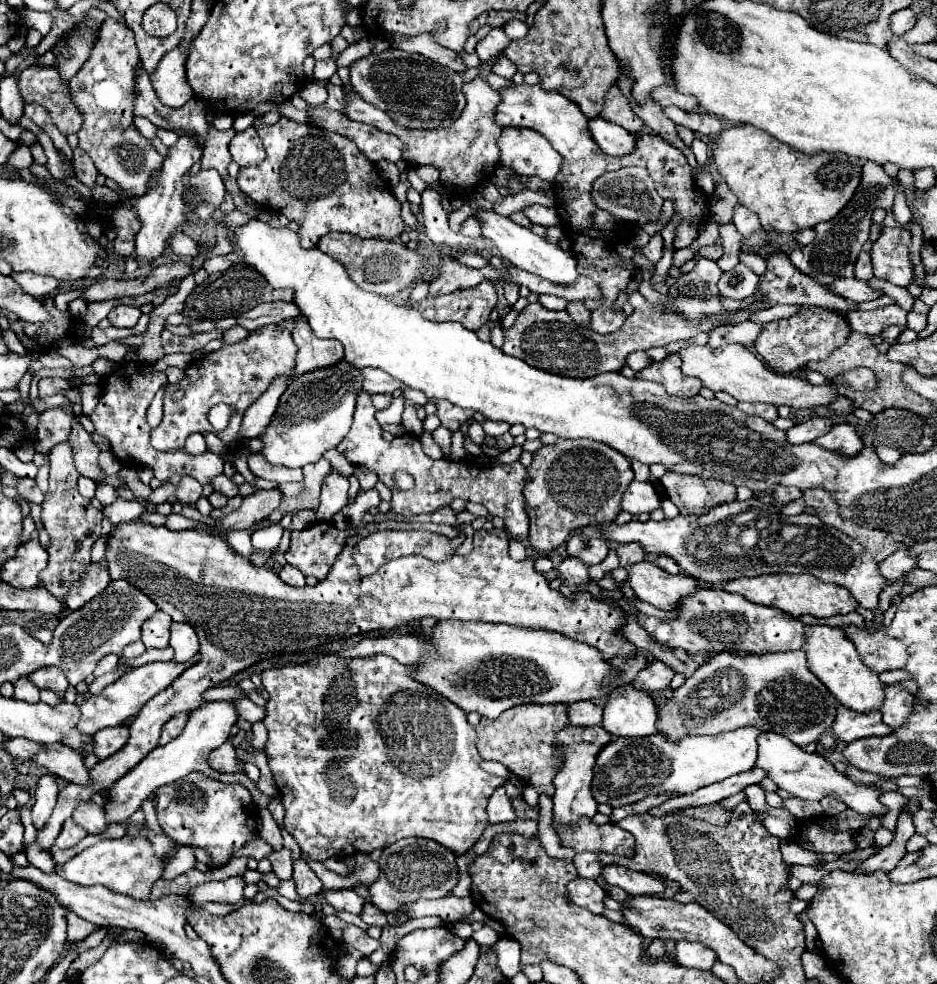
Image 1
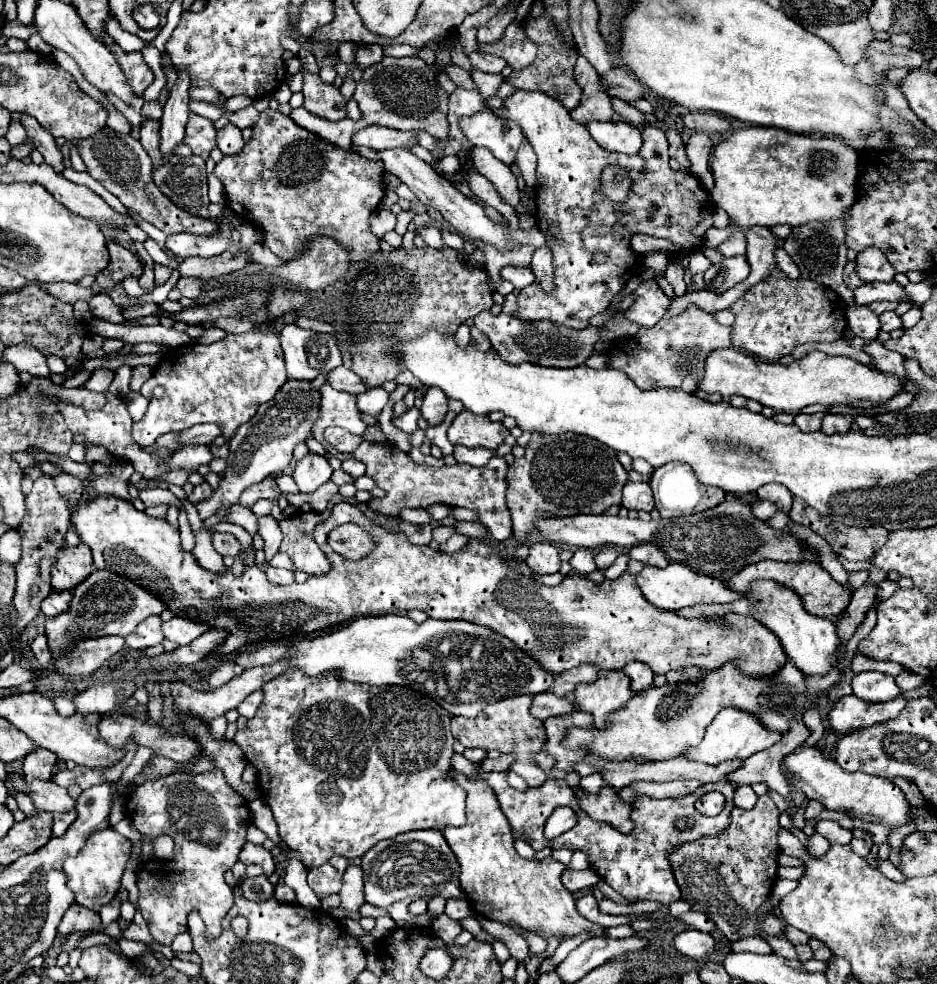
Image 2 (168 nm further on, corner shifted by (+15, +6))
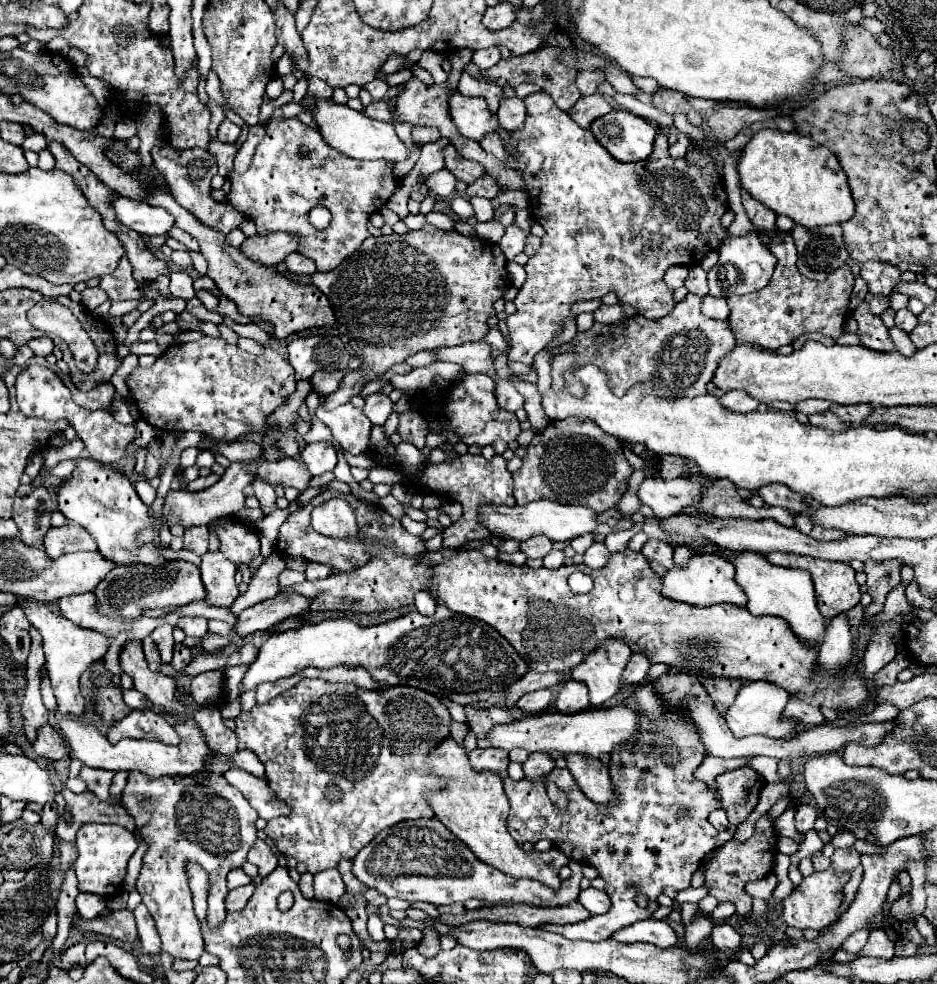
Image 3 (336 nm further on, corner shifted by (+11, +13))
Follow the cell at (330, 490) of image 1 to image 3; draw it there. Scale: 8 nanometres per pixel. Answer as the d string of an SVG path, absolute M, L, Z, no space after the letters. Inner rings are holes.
M316 442L316 444L306 444L304 450L300 452L300 458L304 460L308 472L312 476L320 476L324 472L330 472L336 466L336 450L330 442Z

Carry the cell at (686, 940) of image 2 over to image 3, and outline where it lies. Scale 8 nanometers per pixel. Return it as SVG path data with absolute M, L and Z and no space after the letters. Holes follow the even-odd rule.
M716 924L712 930L712 944L728 954L734 954L740 950L740 934L730 924Z

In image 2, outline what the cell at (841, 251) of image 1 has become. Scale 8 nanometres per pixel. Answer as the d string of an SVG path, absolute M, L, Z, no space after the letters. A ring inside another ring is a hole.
M844 219L838 221L826 221L826 223L808 223L802 227L792 229L792 235L784 241L786 253L792 257L792 261L798 265L800 275L804 279L812 279L818 283L824 283L826 287L834 289L848 305L854 303L852 291L842 281L842 269L846 265L846 245L844 245Z

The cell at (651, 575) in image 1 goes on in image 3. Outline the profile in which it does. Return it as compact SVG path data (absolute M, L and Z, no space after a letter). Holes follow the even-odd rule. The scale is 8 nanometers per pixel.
M694 554L686 566L674 566L666 570L666 574L662 576L660 592L666 598L672 598L676 602L686 602L696 606L712 606L720 602L746 606L744 590L736 584L736 578L734 578L734 566L716 554Z

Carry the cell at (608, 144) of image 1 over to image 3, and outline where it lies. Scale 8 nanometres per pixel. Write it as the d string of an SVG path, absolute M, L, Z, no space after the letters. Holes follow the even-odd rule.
M612 110L590 126L596 140L620 162L638 162L650 156L656 128L624 110Z

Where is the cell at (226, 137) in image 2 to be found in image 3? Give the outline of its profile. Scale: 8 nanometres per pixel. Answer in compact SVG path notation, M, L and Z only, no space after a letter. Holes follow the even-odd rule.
M228 118L220 124L218 128L218 140L220 142L228 142L228 144L234 144L240 136L240 128L236 124L232 124Z

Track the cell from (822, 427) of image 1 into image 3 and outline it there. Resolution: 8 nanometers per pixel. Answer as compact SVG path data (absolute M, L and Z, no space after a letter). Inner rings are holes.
M830 410L824 412L824 414L810 414L808 420L810 420L812 426L826 426L826 428L832 428L832 430L836 430L836 428L850 428L850 424L844 424L842 420L838 420Z

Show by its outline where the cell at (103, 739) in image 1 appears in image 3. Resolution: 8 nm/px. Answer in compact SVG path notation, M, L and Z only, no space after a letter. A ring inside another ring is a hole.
M132 710L120 722L108 730L108 740L118 742L120 738L144 738L158 740L168 746L178 746L180 738L166 718L154 710Z

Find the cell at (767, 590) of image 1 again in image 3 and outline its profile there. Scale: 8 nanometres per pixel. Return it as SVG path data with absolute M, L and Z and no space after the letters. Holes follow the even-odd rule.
M772 552L766 556L766 560L774 566L786 566L786 568L802 568L812 574L812 582L816 588L816 600L818 600L818 610L826 618L834 618L840 612L846 612L854 608L860 602L860 586L856 582L856 572L852 570L850 564L844 562L830 562L830 560L820 560L812 556L798 556L798 554L782 554L782 552Z

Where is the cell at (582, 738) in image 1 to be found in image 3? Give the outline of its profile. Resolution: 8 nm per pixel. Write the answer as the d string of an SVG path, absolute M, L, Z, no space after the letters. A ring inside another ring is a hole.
M576 680L564 682L564 686L558 692L556 704L554 704L554 708L560 714L576 714L576 712L586 710L588 706L590 706L588 688L584 688L584 684L578 684Z

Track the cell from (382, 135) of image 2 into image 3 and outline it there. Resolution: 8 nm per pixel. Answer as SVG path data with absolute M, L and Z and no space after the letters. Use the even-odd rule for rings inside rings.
M414 126L412 128L412 142L414 144L428 144L440 138L438 128L428 128L428 126Z

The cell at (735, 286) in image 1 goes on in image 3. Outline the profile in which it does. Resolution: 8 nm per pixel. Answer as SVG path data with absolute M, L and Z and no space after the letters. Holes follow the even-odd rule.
M746 234L738 238L728 238L722 242L718 248L720 260L718 264L708 272L708 286L710 286L710 296L720 296L720 298L730 298L734 294L750 294L760 288L764 288L770 282L770 276L776 266L776 258L772 252L760 242L758 234Z

